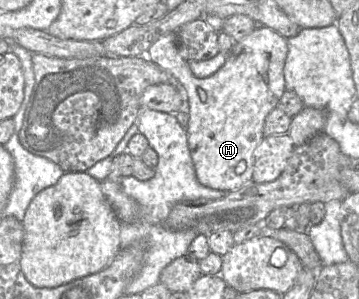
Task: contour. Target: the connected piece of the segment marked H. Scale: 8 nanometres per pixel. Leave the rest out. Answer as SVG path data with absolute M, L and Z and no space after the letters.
M257 26L249 35L235 42L224 65L213 75L198 78L179 52L176 32L169 32L156 40L145 56L170 73L184 87L189 103L187 125L188 147L197 180L205 187L232 192L252 182L253 152L264 138L263 128L267 115L278 105L284 94L284 65L288 54L287 39L266 26Z

